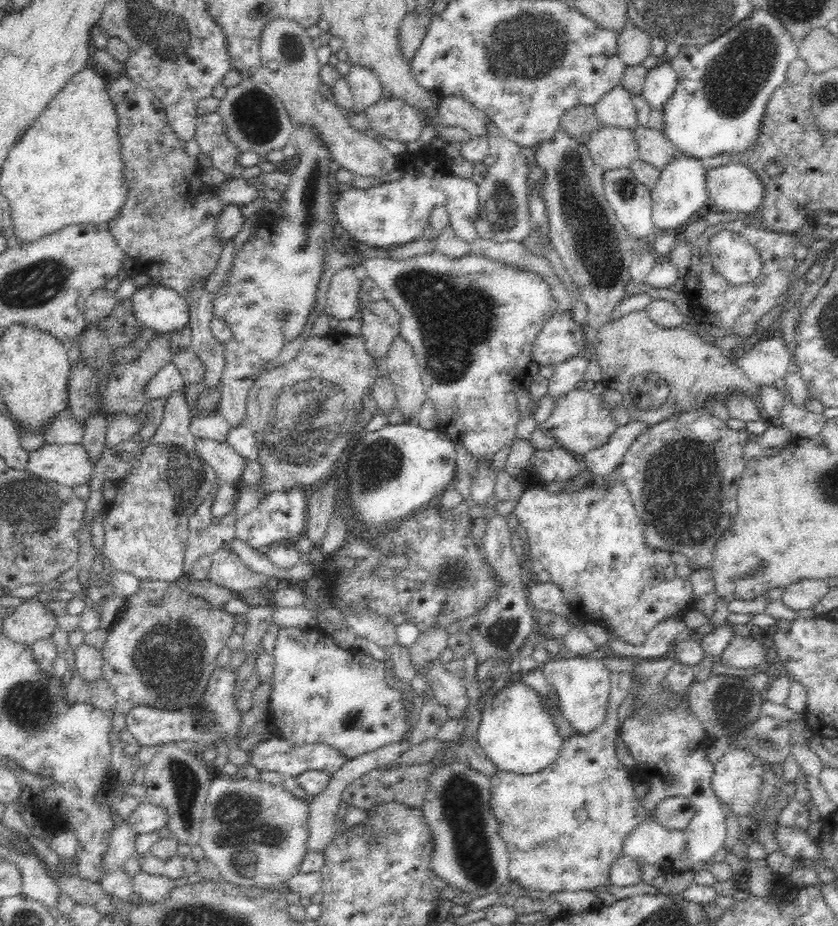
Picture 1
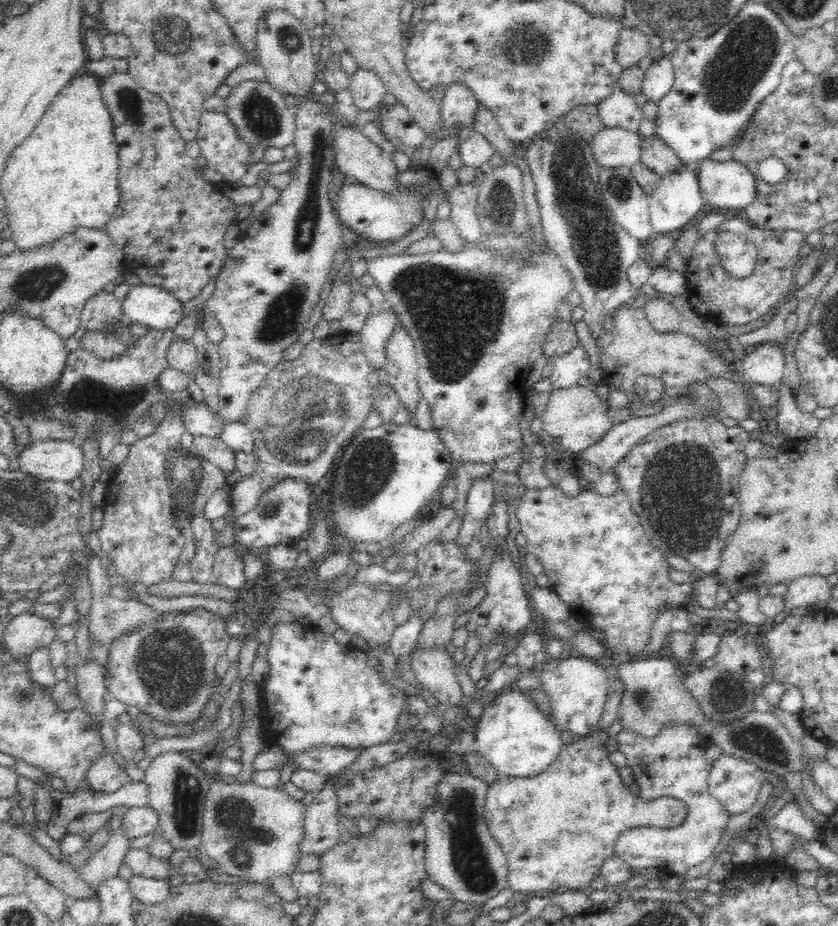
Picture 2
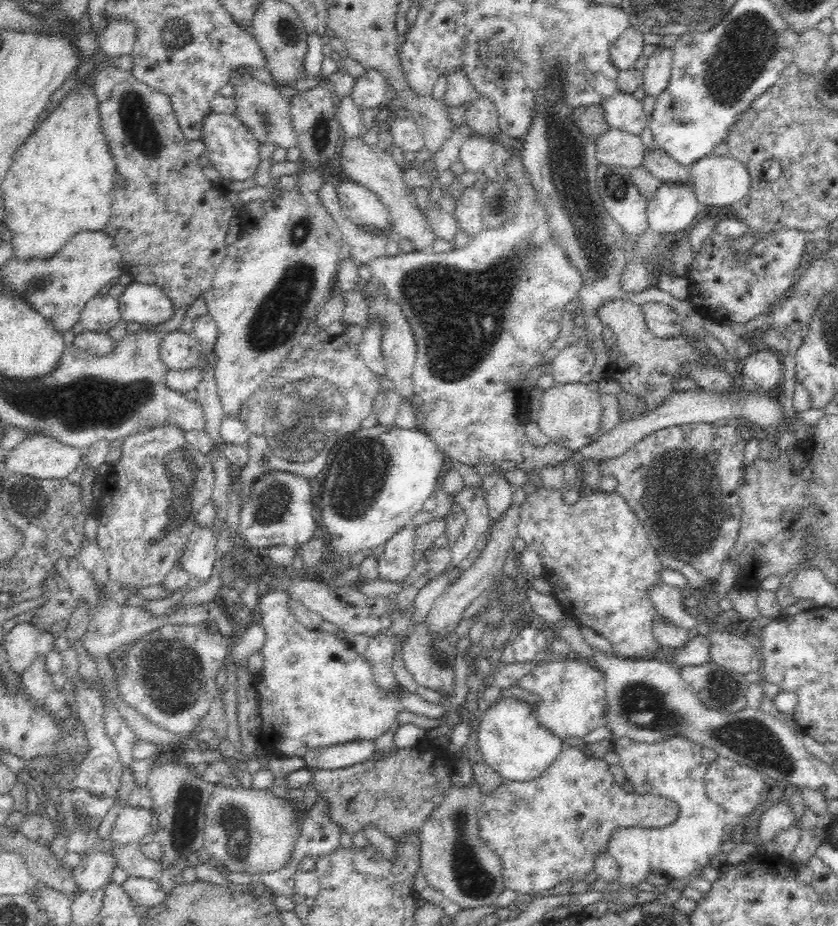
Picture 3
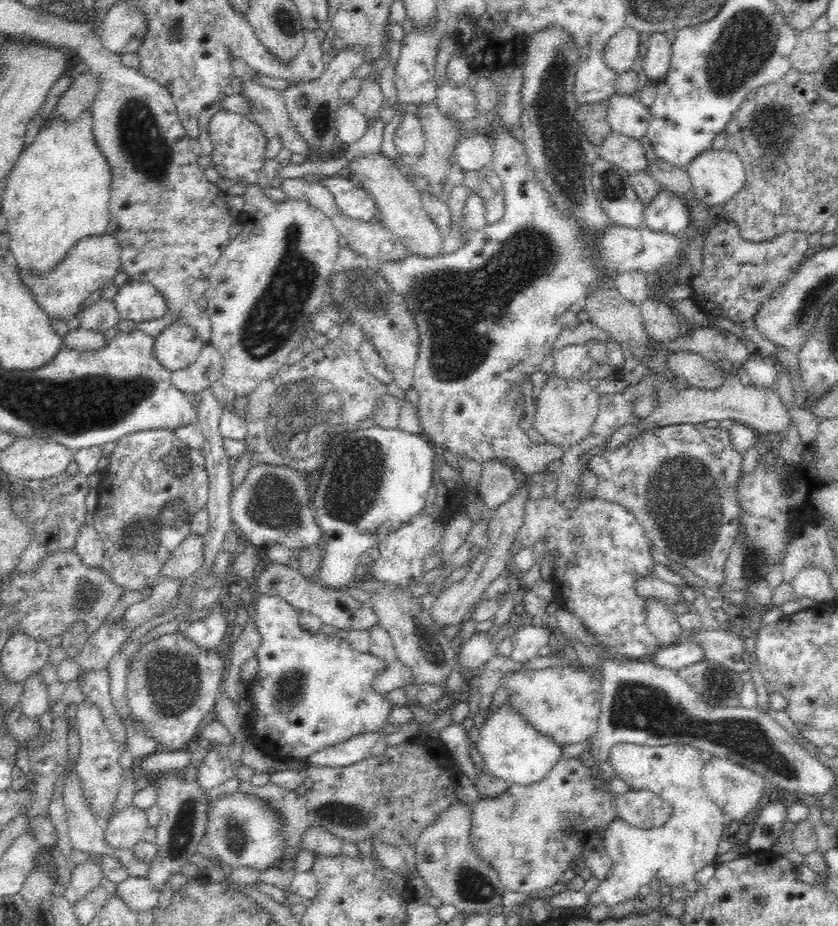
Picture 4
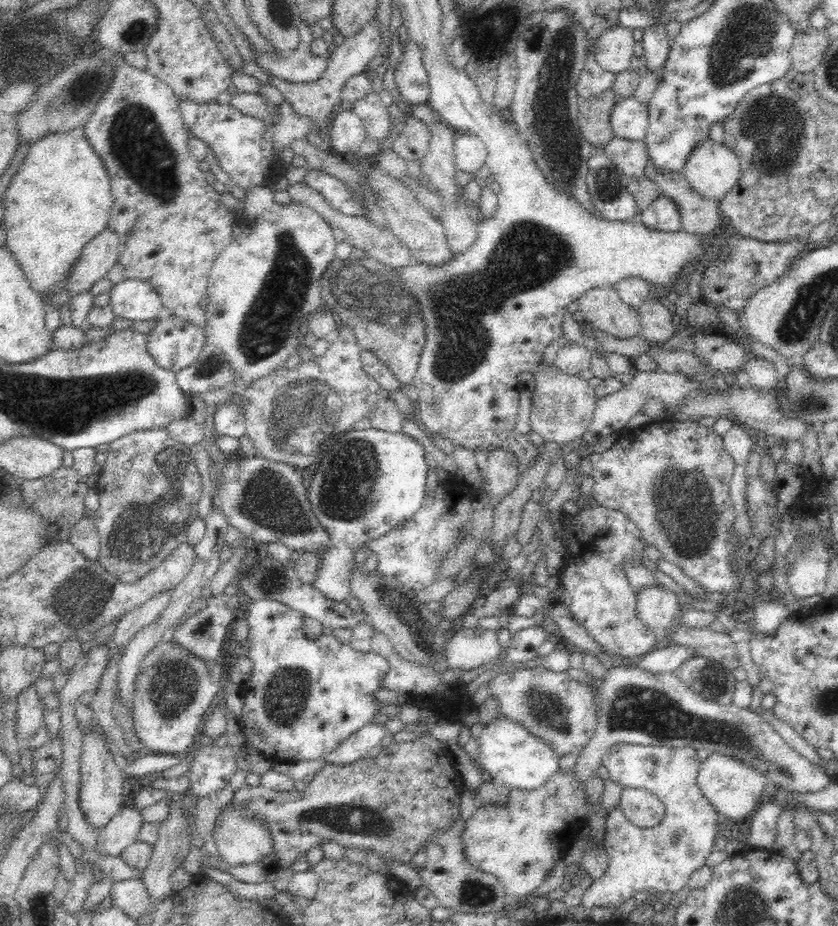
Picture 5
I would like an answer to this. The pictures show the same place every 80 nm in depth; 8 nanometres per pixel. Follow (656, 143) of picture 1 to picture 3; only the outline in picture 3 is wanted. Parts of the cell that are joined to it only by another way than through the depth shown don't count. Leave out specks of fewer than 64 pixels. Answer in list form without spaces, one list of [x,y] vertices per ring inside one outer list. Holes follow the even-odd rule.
[[[656,146],[645,149],[642,167],[663,184],[689,184],[691,180],[688,168],[670,159]]]

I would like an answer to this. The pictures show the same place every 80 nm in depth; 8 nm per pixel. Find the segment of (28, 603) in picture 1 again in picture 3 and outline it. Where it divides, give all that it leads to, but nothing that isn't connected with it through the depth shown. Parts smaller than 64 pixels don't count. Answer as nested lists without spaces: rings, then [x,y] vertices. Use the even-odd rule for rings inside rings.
[[[30,622],[14,626],[3,639],[10,669],[20,677],[36,660],[48,657],[55,644],[52,632],[40,632]]]

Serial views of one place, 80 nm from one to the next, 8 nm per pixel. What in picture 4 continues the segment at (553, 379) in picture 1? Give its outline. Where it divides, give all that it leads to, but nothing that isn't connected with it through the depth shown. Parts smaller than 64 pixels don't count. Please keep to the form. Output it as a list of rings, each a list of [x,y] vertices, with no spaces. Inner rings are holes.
[[[568,344],[564,348],[553,352],[553,374],[560,378],[582,378],[584,372],[588,372],[592,366],[588,349],[584,344]]]

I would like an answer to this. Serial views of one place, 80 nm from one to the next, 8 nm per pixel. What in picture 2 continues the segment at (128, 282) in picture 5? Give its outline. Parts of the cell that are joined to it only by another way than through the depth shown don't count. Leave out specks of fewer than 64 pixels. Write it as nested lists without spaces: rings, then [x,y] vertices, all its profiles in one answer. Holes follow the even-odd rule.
[[[141,282],[129,289],[121,301],[123,314],[120,320],[126,325],[138,322],[149,329],[172,329],[185,315],[182,312],[182,304],[158,285]]]

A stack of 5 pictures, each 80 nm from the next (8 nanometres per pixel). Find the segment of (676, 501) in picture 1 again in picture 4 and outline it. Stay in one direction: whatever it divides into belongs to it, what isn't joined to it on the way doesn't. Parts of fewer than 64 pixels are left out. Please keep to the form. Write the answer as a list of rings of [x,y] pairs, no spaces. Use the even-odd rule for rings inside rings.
[[[704,423],[700,424],[670,424],[670,426],[658,426],[658,428],[648,428],[644,432],[638,432],[633,440],[622,444],[619,448],[612,451],[606,451],[604,454],[596,454],[589,458],[588,469],[597,476],[597,485],[590,494],[600,500],[608,502],[616,502],[628,509],[632,516],[642,525],[646,537],[650,541],[650,546],[656,551],[664,553],[668,556],[668,562],[677,565],[683,565],[684,568],[690,569],[694,575],[704,580],[707,586],[713,589],[721,590],[725,583],[724,565],[726,564],[730,546],[736,540],[736,530],[738,530],[740,515],[738,512],[738,502],[736,501],[736,493],[734,493],[734,483],[740,474],[743,456],[738,455],[736,450],[732,449],[730,435],[728,431],[718,427],[708,428]]]

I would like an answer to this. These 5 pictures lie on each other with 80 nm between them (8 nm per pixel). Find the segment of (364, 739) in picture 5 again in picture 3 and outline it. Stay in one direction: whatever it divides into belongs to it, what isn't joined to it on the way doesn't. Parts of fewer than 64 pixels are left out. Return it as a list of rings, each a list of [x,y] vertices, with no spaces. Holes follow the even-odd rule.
[[[354,740],[329,747],[318,747],[304,756],[305,766],[316,769],[336,770],[362,762],[373,756],[374,740]]]

